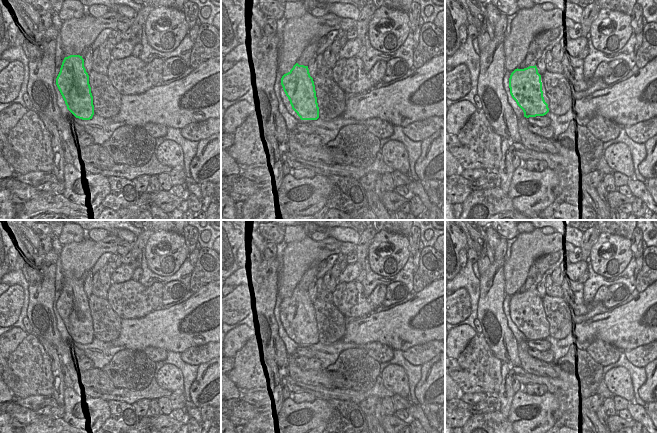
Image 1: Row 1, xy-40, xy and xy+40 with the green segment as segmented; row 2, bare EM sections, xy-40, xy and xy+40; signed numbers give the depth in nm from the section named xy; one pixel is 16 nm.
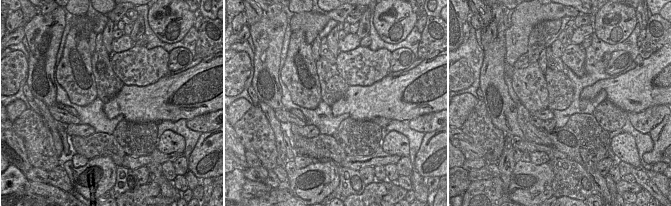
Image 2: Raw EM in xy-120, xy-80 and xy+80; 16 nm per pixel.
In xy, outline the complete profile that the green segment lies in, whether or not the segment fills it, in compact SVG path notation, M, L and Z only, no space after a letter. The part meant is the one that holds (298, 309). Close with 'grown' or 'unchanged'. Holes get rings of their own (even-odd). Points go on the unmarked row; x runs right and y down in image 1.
M296 287L288 297L282 300L281 309L292 333L301 344L319 342L315 309L308 290Z; unchanged

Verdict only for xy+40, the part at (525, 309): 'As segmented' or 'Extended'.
As segmented.

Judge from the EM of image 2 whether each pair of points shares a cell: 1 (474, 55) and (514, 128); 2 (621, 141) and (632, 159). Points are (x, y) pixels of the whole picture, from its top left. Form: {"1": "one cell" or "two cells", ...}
{"1": "two cells", "2": "one cell"}

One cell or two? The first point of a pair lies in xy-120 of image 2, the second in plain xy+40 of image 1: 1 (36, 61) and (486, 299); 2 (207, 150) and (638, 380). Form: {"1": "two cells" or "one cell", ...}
{"1": "one cell", "2": "two cells"}

